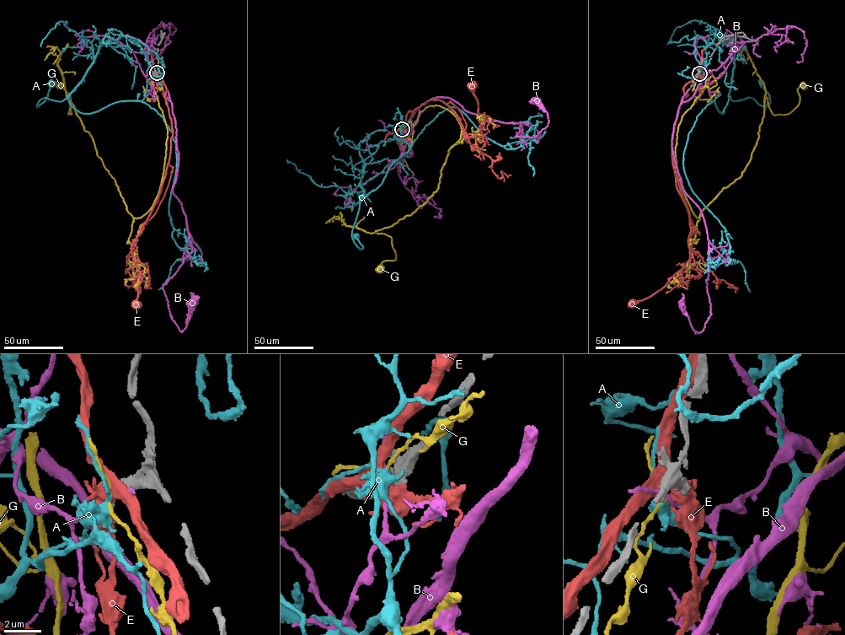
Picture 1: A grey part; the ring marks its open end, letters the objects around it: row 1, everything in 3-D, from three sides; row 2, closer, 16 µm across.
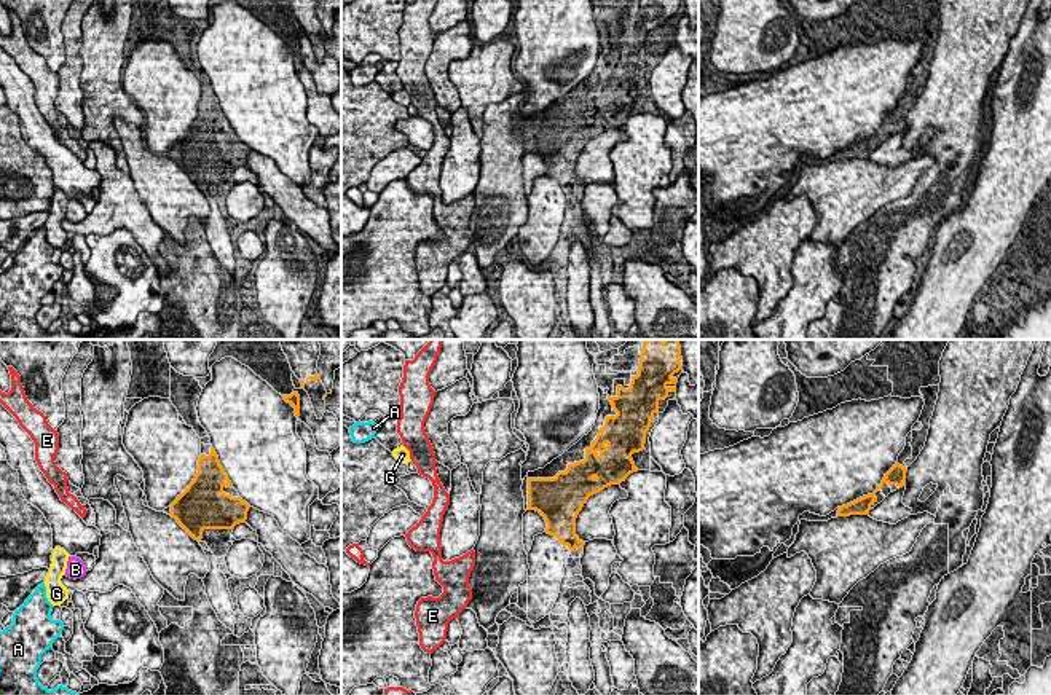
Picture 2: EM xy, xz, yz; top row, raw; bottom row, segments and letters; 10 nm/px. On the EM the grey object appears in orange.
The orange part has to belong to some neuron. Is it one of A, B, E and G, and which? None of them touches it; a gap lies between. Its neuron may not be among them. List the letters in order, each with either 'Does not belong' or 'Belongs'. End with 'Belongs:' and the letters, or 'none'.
A: Does not belong
B: Belongs
E: Does not belong
G: Does not belong
Belongs: B

